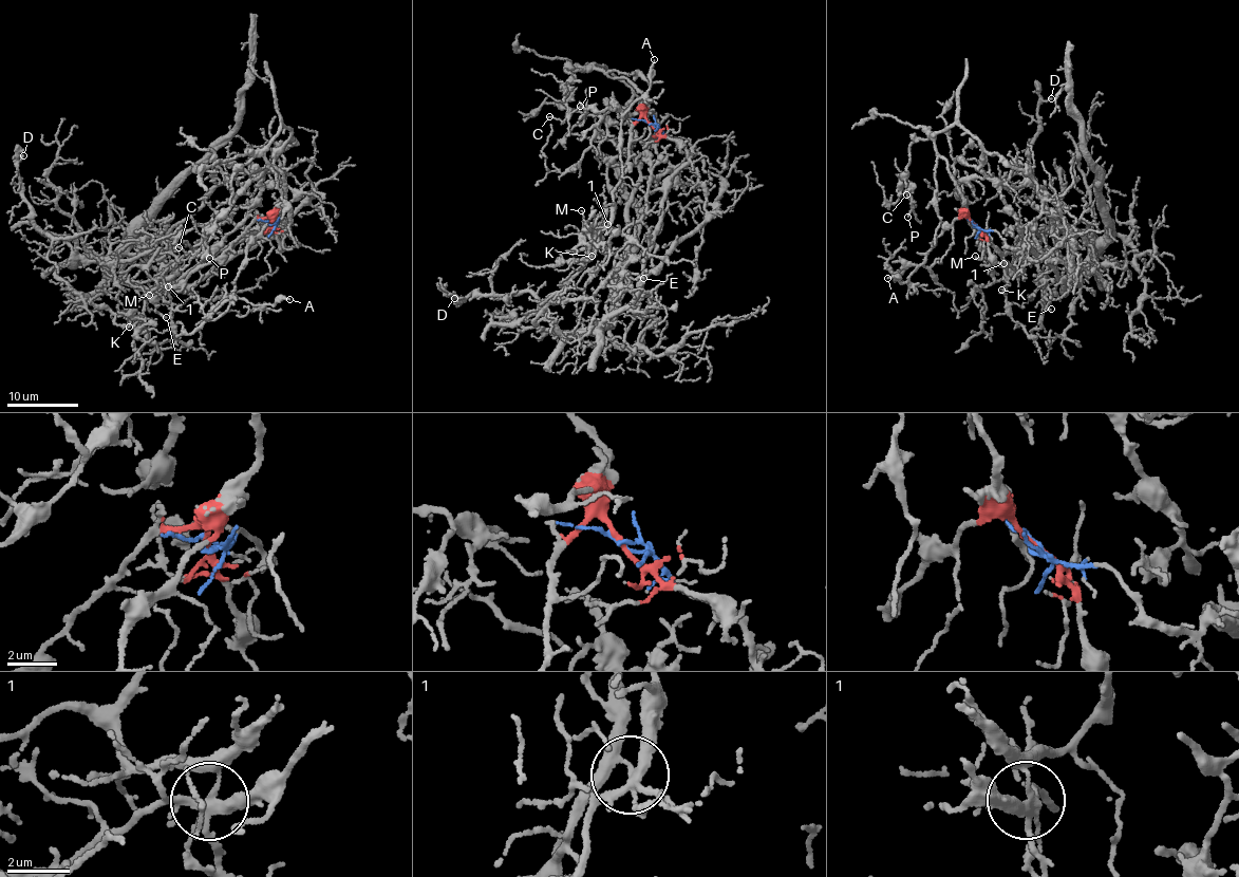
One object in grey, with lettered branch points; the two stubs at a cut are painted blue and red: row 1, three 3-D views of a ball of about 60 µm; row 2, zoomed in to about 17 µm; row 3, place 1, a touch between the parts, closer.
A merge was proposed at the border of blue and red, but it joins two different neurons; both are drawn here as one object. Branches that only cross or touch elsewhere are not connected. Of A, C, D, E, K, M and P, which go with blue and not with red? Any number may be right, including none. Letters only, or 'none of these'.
D

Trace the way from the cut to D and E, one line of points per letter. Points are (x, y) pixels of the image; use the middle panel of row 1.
D: (650, 124), (688, 160), (625, 305), (564, 333), (528, 292), (448, 293), (454, 298)
E: (650, 124), (642, 94), (595, 63), (632, 89), (625, 112), (652, 164), (623, 271), (644, 279)

